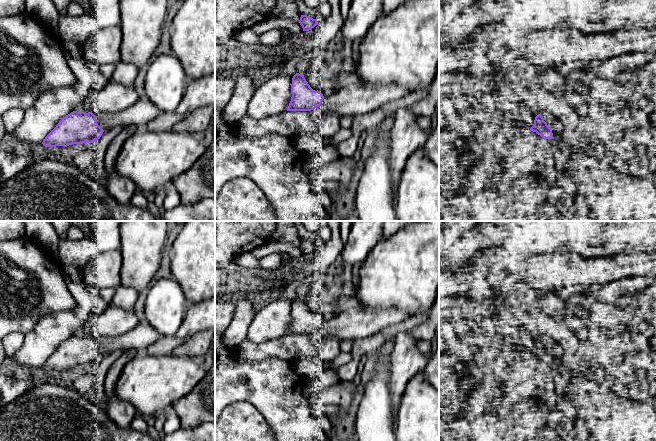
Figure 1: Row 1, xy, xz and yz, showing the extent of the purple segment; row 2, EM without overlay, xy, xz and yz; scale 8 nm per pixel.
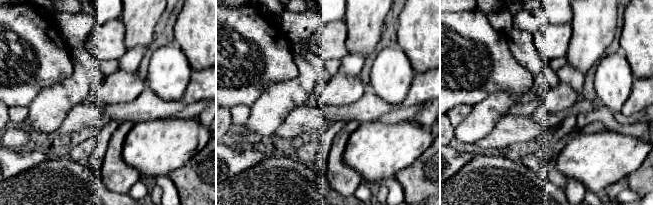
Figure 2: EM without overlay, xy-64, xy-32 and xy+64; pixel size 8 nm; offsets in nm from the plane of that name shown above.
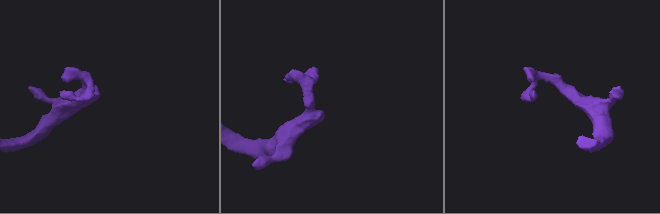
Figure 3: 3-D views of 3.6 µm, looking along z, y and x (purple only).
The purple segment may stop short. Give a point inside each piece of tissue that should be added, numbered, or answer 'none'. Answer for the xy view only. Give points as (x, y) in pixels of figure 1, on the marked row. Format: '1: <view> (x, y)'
1: xy (141, 113)

